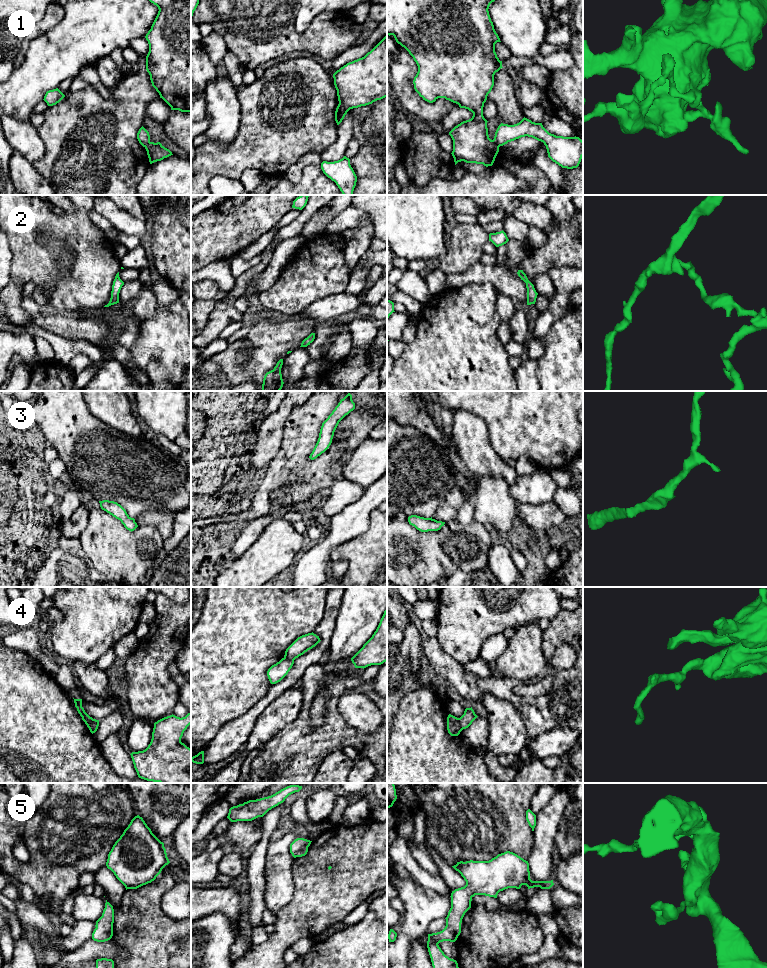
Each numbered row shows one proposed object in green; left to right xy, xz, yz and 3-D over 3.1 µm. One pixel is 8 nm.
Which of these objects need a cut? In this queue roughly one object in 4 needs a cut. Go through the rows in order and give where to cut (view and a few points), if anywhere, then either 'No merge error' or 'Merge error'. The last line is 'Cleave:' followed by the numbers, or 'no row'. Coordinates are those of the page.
1: Split along xz (339, 102), (348, 110). Merge error
2: No split. No merge error
3: No split. No merge error
4: No split. No merge error
5: No split. No merge error
Cleave: 1

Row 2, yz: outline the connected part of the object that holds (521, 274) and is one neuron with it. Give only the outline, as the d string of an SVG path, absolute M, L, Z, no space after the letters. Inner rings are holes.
M518 270L518 276L526 283L527 288L527 305L535 304L538 293L536 292L534 285L528 280L523 270Z

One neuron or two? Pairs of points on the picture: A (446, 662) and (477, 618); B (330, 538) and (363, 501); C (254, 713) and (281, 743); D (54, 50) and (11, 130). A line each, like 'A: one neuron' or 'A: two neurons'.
A: two neurons
B: one neuron
C: two neurons
D: two neurons

